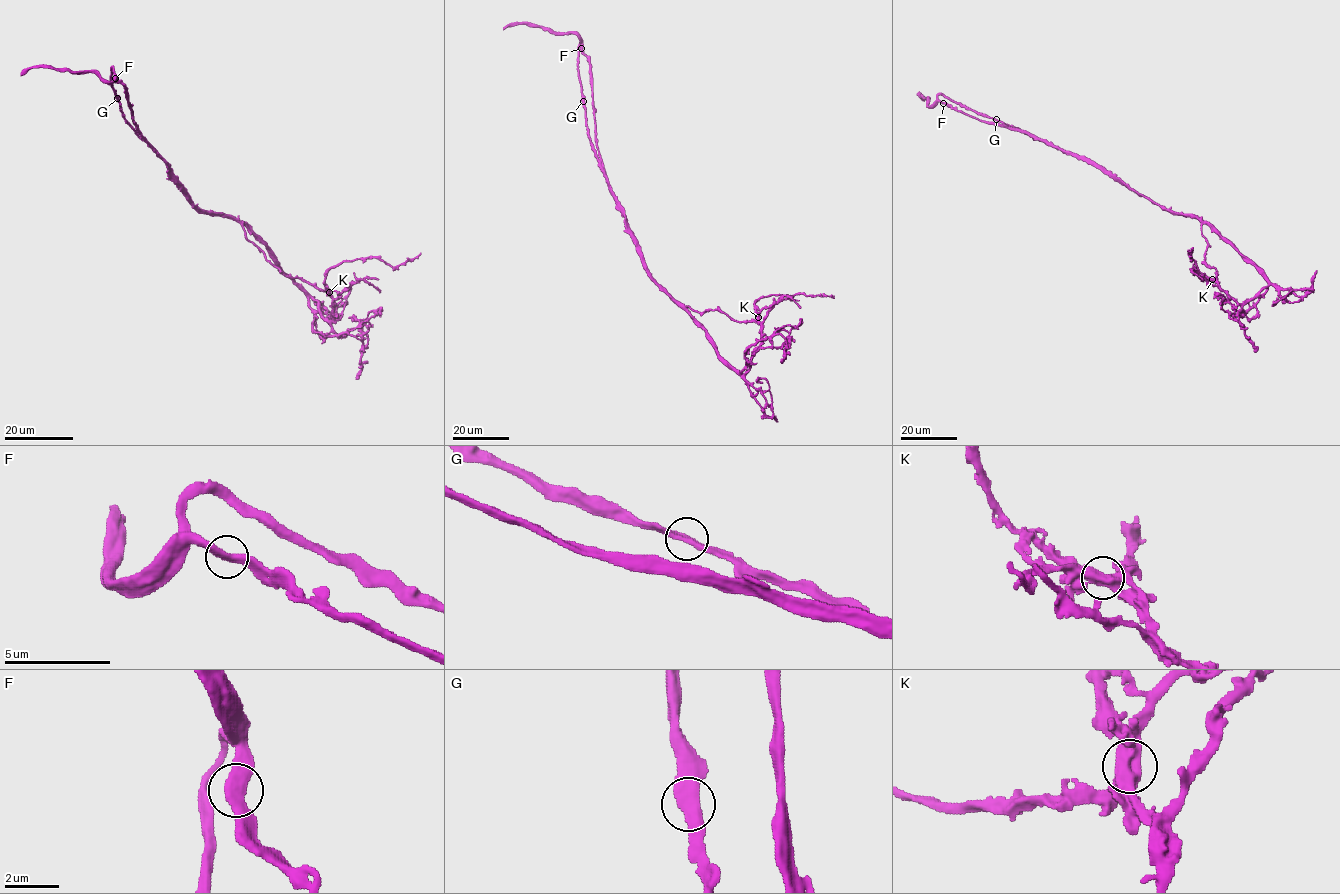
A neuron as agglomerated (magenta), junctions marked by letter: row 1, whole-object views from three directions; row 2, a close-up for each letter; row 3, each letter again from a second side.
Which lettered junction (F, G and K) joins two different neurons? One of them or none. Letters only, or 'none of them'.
K

